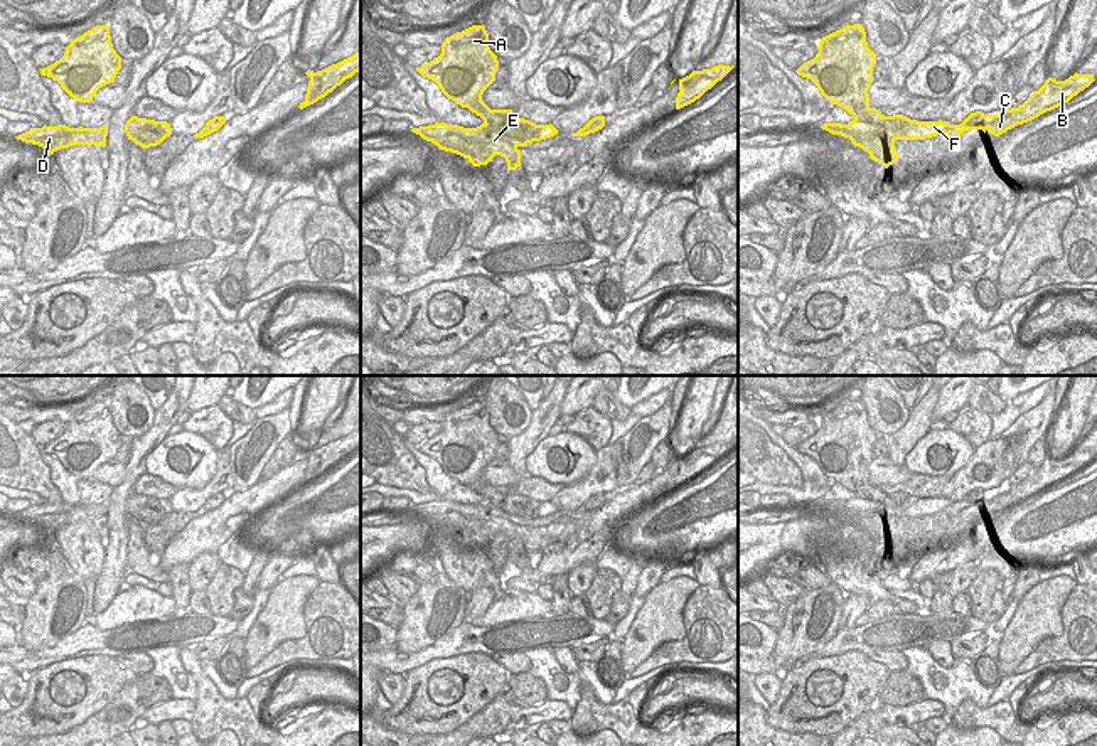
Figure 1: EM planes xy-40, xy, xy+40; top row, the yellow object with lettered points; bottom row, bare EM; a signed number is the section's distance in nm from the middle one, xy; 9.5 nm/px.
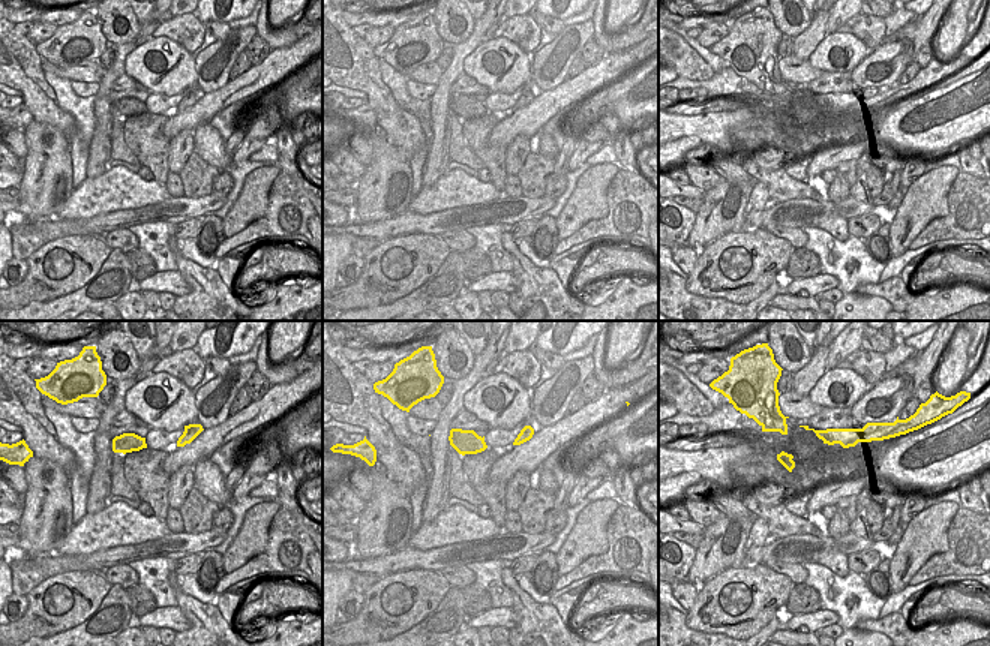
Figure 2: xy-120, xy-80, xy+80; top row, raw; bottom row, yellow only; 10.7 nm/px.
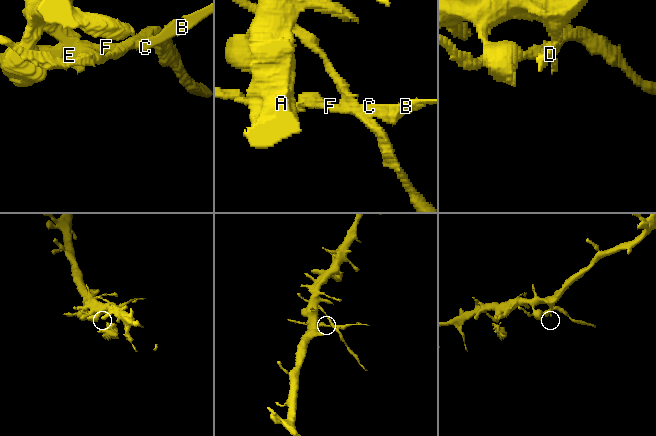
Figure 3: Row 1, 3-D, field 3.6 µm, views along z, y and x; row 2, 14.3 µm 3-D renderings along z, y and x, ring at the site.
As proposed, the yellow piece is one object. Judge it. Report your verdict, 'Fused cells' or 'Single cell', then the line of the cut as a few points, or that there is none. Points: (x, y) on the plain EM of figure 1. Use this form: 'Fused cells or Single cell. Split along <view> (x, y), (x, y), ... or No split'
Fused cells. Split along xy+40 (887, 494), (882, 500), (863, 500), (855, 495).

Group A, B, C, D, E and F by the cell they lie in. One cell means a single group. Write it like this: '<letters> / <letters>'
A / B C D E F

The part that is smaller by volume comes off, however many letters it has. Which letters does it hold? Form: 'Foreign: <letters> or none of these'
Foreign: B, C, D, E, F

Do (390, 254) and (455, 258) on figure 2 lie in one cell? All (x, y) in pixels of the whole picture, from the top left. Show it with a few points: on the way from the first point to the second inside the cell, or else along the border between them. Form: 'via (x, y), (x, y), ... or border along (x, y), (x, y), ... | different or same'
border along (450, 251), (441, 266), (422, 285) | different

